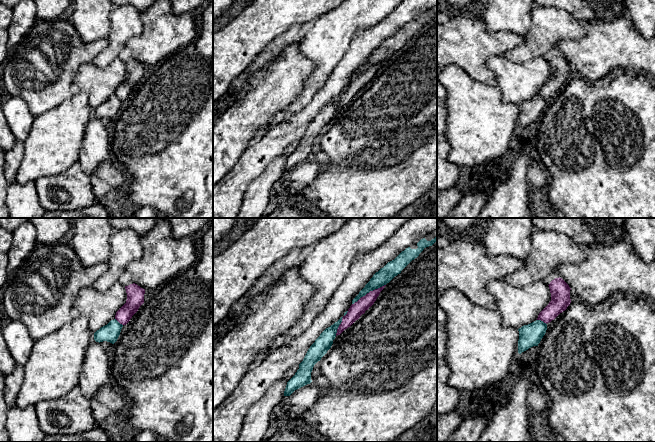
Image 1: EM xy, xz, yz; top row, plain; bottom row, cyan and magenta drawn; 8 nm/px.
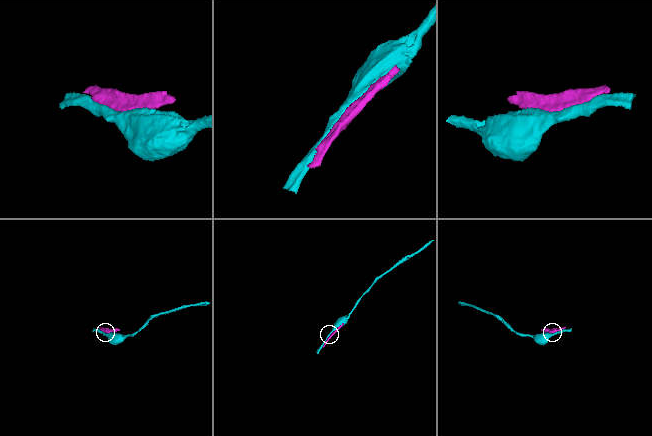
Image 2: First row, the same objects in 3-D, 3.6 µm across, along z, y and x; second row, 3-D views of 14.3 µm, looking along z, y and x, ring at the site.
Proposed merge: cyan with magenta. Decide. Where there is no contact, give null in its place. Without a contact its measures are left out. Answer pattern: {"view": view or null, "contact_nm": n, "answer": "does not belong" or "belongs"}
{"view": "xz", "contact_nm": 320, "answer": "does not belong"}

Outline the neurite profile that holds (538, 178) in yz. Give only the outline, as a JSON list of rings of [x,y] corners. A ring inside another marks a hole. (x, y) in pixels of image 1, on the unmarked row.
[[[532,163],[527,171],[527,180],[530,187],[543,188],[548,185],[549,175],[539,165]]]

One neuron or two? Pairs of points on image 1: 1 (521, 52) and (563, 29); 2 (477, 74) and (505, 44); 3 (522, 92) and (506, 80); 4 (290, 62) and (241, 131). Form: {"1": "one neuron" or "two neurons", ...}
{"1": "one neuron", "2": "one neuron", "3": "one neuron", "4": "one neuron"}

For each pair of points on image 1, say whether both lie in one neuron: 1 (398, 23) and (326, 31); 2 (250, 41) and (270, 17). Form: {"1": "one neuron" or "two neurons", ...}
{"1": "two neurons", "2": "one neuron"}

